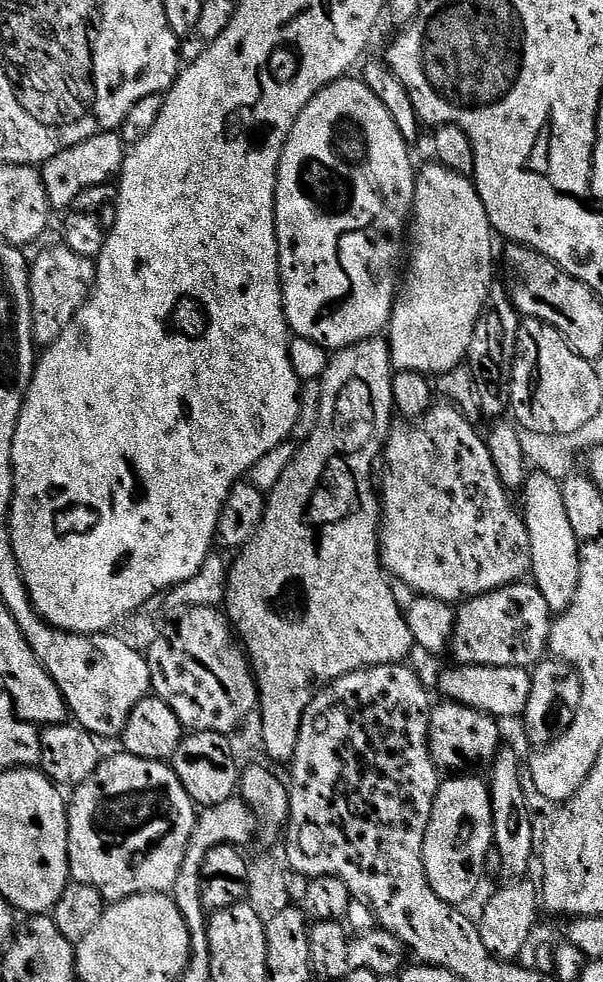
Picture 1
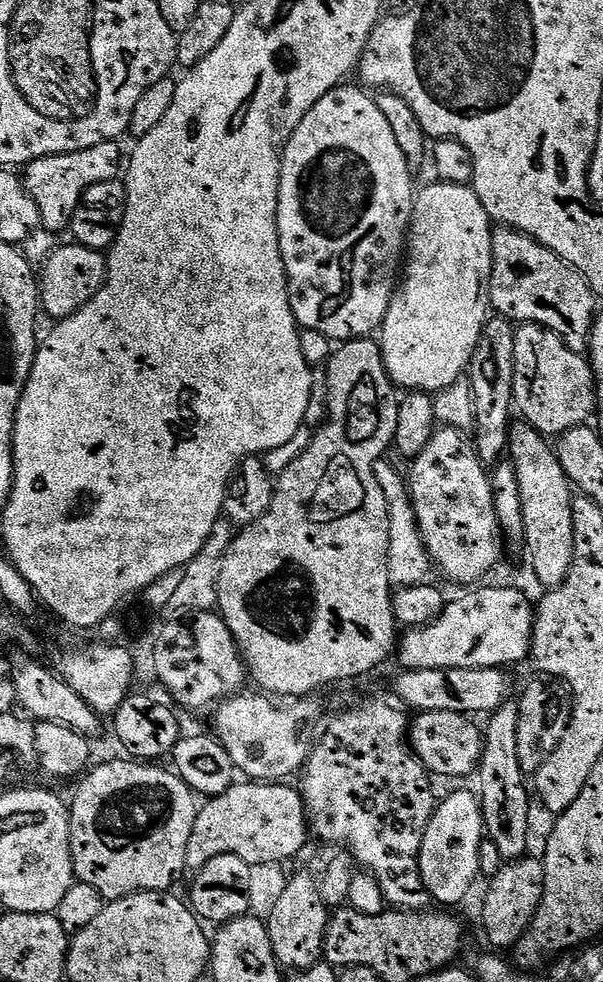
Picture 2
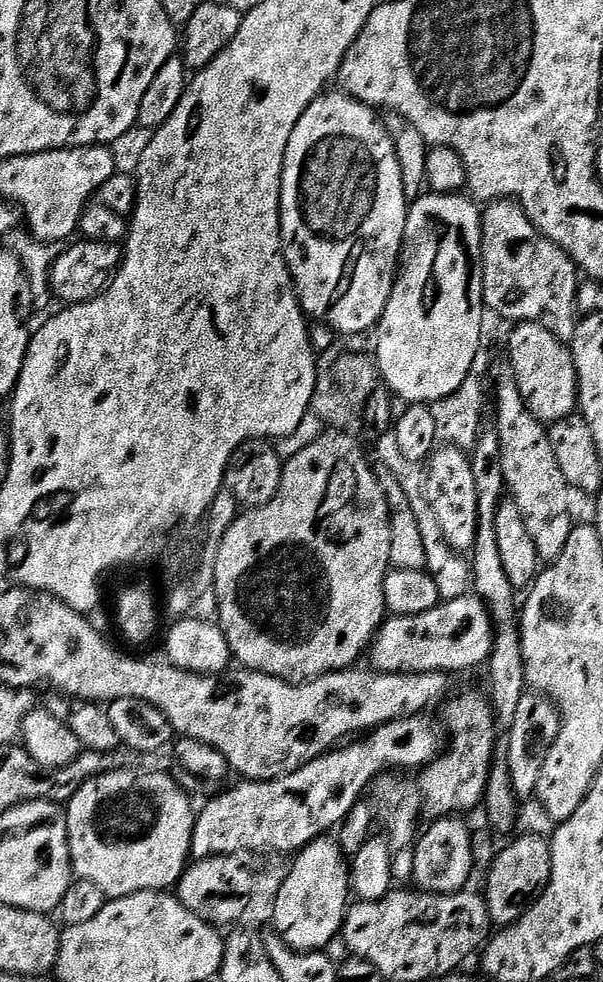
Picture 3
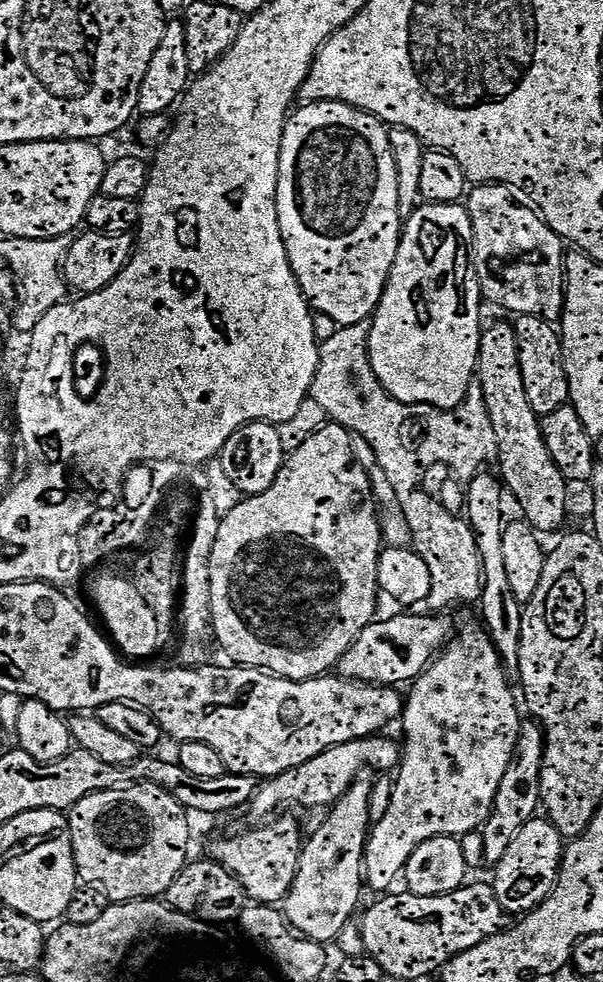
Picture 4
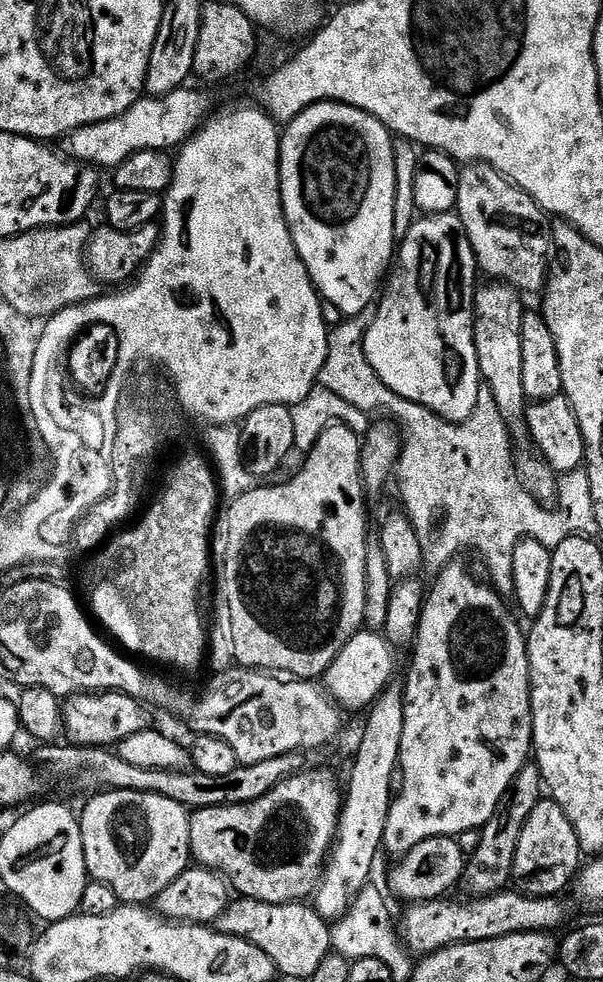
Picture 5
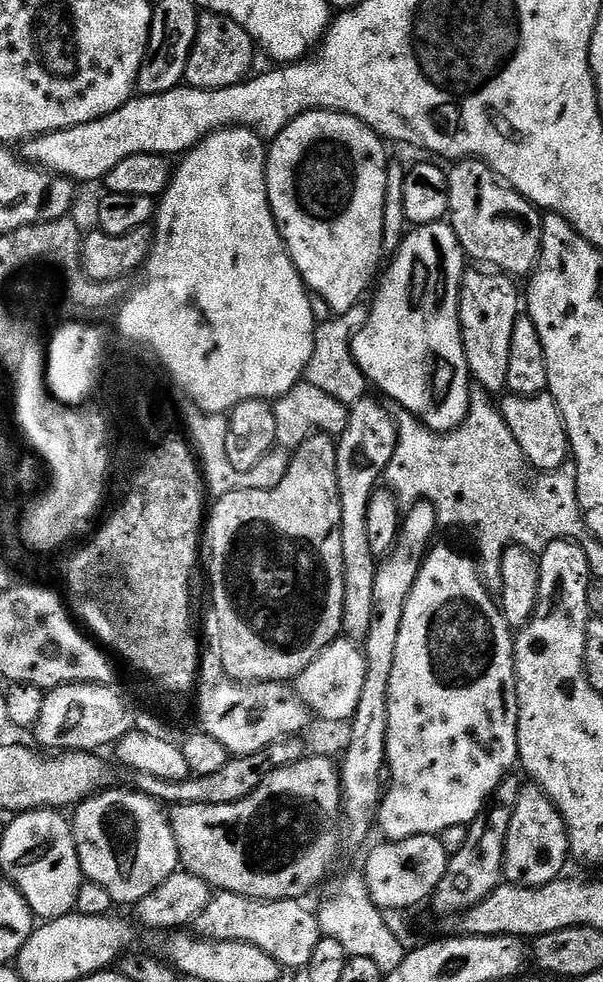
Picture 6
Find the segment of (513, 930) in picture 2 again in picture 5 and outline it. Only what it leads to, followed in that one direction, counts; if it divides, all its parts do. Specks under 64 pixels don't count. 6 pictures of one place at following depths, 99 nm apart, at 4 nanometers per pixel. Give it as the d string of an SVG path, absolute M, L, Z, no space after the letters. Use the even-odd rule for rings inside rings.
M541 798L538 806L534 806L530 818L526 818L526 826L522 830L522 838L518 842L518 850L514 854L511 883L514 885L515 891L523 892L524 895L533 898L537 896L559 897L561 895L560 891L571 880L573 883L574 877L581 871L581 868L582 853L580 843L576 837L576 831L570 826L570 818L566 818L566 814L558 807L555 800Z

